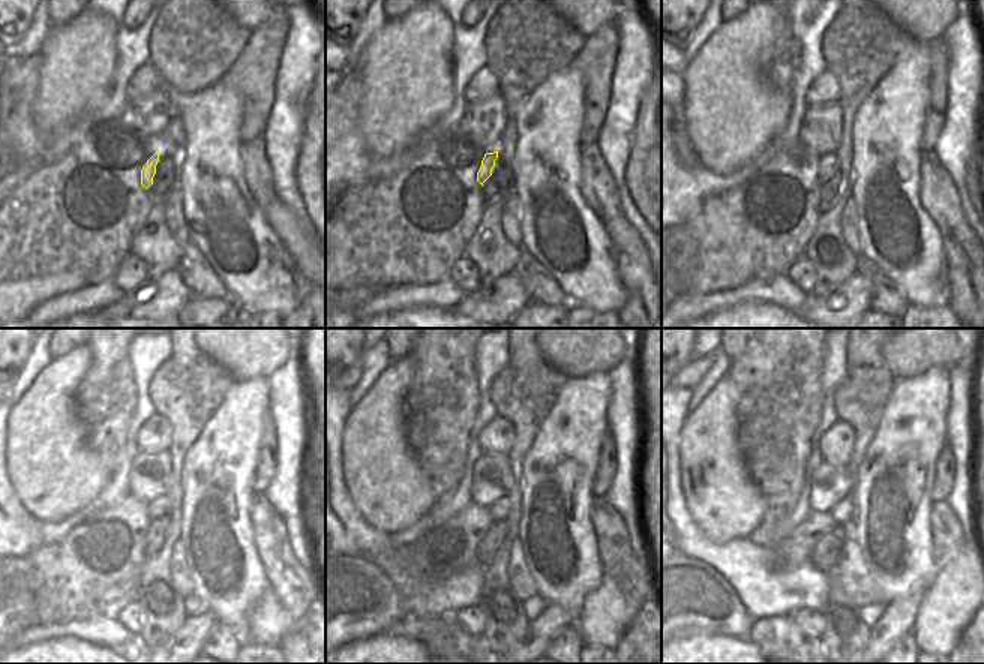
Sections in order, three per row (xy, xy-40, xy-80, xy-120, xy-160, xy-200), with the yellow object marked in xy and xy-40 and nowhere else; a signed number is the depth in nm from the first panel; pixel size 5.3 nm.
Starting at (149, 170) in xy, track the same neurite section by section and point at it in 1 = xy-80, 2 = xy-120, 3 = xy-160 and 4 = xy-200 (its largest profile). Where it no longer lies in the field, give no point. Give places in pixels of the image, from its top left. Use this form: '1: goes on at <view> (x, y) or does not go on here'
1: goes on at xy-80 (828, 165)
2: goes on at xy-120 (159, 507)
3: goes on at xy-160 (500, 510)
4: goes on at xy-200 (845, 511)

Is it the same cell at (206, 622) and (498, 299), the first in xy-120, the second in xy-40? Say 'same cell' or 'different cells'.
same cell

